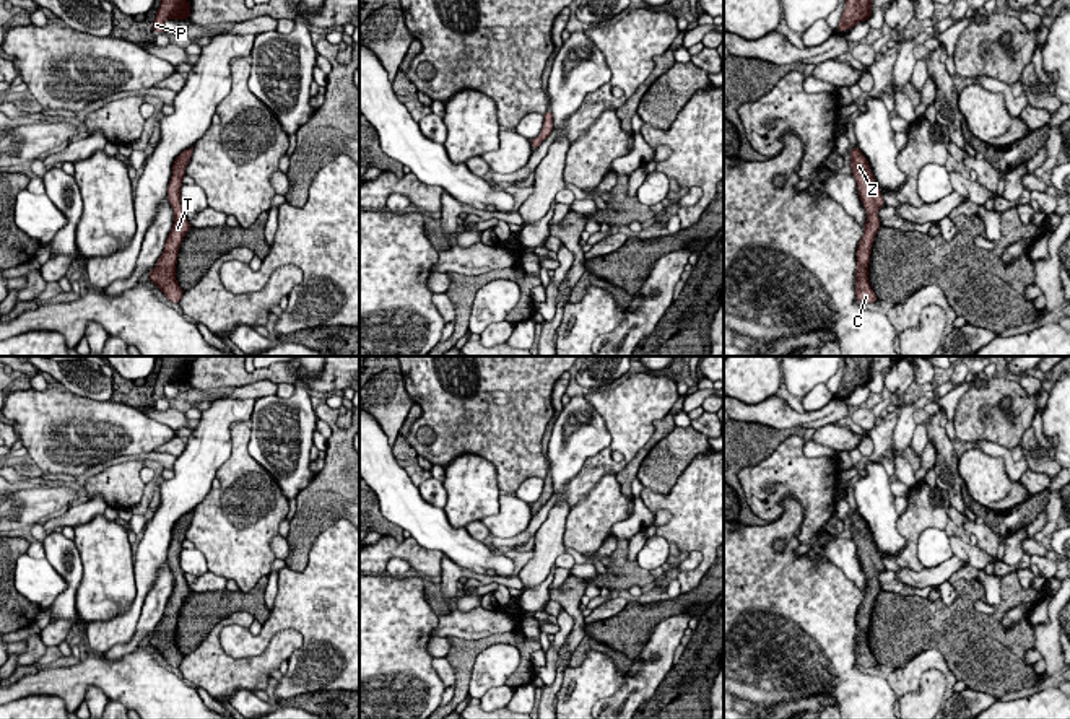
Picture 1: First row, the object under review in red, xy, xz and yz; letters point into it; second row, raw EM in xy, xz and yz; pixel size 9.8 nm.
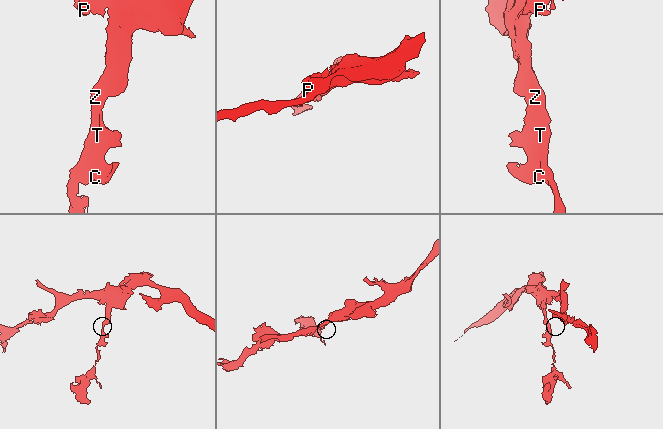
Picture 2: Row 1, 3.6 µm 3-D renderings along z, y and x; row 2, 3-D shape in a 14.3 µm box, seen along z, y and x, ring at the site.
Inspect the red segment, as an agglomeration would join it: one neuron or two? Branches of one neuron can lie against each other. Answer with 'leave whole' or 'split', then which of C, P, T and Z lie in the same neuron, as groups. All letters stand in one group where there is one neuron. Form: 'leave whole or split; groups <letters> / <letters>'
leave whole; groups C P T Z

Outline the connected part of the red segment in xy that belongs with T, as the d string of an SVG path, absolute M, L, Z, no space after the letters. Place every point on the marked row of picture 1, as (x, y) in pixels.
M194 146L184 150L172 164L172 176L167 187L167 200L174 210L174 224L166 239L164 251L158 259L158 265L148 275L148 280L151 280L174 304L179 304L184 294L184 290L176 280L177 254L184 236L192 228L187 221L185 208L181 203L182 177L185 176L185 168L190 161L192 150Z

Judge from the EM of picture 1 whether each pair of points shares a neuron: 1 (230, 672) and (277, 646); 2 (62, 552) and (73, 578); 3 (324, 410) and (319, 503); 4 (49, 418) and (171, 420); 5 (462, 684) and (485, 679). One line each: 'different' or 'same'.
1: same
2: same
3: same
4: different
5: different

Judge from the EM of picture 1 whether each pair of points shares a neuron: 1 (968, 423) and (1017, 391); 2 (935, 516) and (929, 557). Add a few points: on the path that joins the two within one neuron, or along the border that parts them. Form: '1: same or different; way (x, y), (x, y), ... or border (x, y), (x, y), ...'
1: same; way (979, 412), (1000, 391), (1005, 391)
2: different; border (942, 527), (927, 527), (921, 534), (921, 563)

